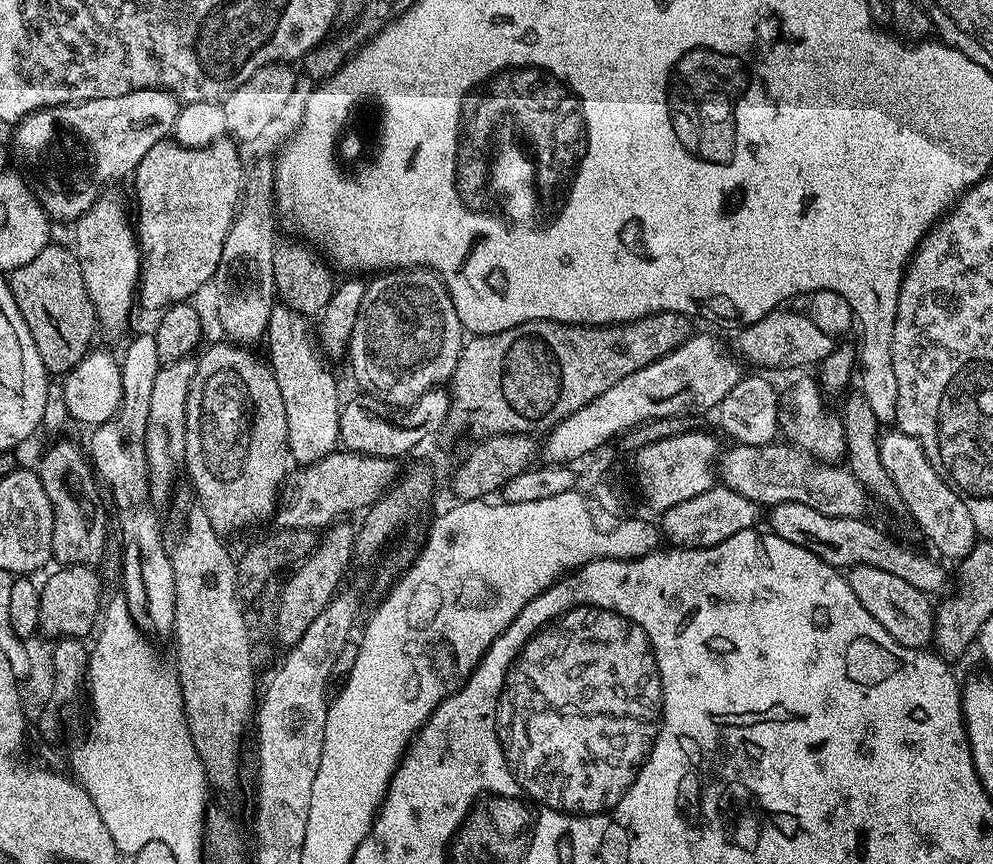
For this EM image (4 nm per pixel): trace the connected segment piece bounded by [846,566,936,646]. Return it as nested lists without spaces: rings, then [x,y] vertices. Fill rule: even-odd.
[[[874,566],[849,568],[846,575],[850,590],[854,590],[858,602],[862,602],[862,606],[866,606],[866,610],[870,610],[872,617],[891,636],[903,638],[916,646],[928,646],[933,643],[936,627],[934,604],[933,601],[928,601],[931,599],[925,593],[910,586],[910,582],[897,578],[894,574],[886,574],[886,570],[878,570]]]

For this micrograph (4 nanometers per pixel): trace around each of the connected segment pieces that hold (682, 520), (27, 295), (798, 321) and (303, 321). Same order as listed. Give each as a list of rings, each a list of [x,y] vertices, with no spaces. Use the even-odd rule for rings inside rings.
[[[713,486],[694,498],[686,498],[686,502],[678,502],[678,506],[670,506],[670,510],[662,513],[662,520],[662,536],[669,545],[678,548],[709,548],[718,546],[718,542],[726,542],[726,538],[739,532],[753,531],[759,525],[756,524],[759,520],[761,523],[762,508],[750,498],[742,498],[742,494],[734,490]]]
[[[49,244],[39,252],[37,258],[31,259],[26,266],[17,268],[10,276],[12,292],[19,304],[19,310],[38,346],[43,366],[52,376],[56,376],[56,374],[64,376],[78,365],[74,354],[62,342],[62,338],[58,336],[58,332],[50,320],[50,312],[56,308],[56,306],[52,306],[52,300],[56,300],[58,290],[64,290],[62,284],[68,284],[68,274],[74,274],[72,266],[81,266],[81,263],[78,262],[75,251],[71,247]],[[42,312],[48,312],[48,314],[42,314]]]
[[[781,306],[766,314],[766,318],[741,327],[735,351],[745,361],[748,359],[760,368],[808,368],[811,364],[812,367],[819,366],[838,348],[837,341],[830,334],[826,334],[826,330],[818,330],[811,315],[804,313],[803,316],[800,312],[787,312],[788,310],[787,307]]]
[[[276,306],[269,316],[266,333],[268,352],[272,371],[282,390],[282,402],[286,406],[286,426],[288,427],[288,451],[296,448],[296,436],[304,436],[304,444],[300,448],[308,448],[308,452],[295,452],[291,459],[300,456],[297,465],[313,464],[321,456],[328,456],[335,451],[340,439],[340,414],[342,399],[336,389],[336,380],[328,373],[324,365],[321,349],[317,341],[312,341],[312,328],[309,317],[302,312],[294,312],[287,306]],[[316,444],[324,444],[324,451],[316,451]]]

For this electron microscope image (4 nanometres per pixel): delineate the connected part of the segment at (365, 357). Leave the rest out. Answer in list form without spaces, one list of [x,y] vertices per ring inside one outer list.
[[[431,268],[388,270],[373,280],[376,281],[367,285],[365,298],[358,310],[346,357],[352,363],[357,382],[366,391],[373,392],[377,401],[385,400],[380,402],[393,404],[396,410],[404,410],[422,399],[427,392],[443,385],[440,384],[443,380],[444,383],[451,381],[466,343],[466,329],[456,313],[447,283]]]

